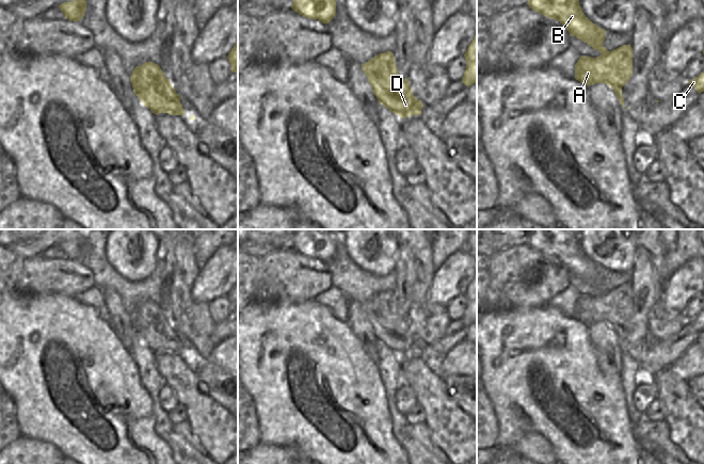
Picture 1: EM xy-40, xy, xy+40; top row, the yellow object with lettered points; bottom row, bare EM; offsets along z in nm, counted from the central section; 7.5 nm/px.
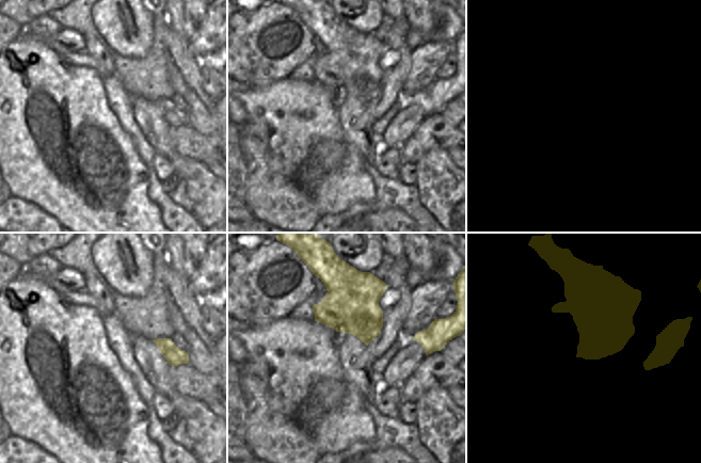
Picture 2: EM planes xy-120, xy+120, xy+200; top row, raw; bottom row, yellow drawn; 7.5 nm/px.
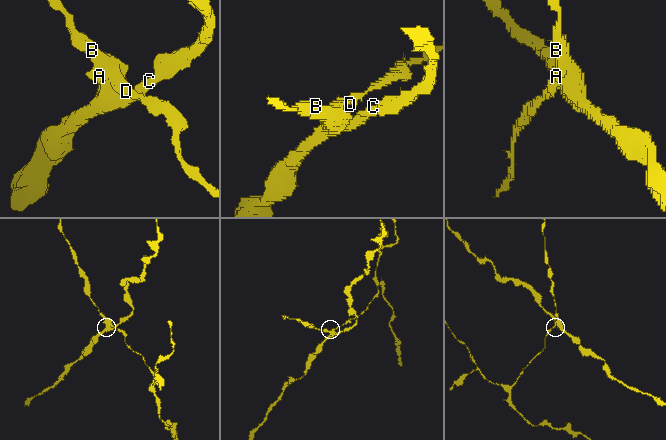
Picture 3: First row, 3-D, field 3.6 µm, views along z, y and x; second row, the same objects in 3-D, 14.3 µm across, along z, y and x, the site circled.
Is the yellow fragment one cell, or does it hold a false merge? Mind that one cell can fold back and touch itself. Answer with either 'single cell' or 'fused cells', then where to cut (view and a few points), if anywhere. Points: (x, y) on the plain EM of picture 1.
fused cells; cut in xy along (395, 300), (385, 310), (376, 310), (368, 318)

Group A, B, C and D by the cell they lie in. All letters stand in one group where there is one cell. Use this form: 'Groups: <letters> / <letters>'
Groups: A B C / D

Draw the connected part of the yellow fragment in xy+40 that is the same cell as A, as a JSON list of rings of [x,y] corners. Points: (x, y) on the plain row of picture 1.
[[[530,229],[528,244],[533,250],[557,258],[570,272],[602,293],[597,297],[581,294],[575,304],[575,318],[585,324],[606,322],[623,326],[633,314],[633,287],[623,284],[612,290],[604,285],[606,269],[593,262],[582,251],[579,237],[565,229]]]

